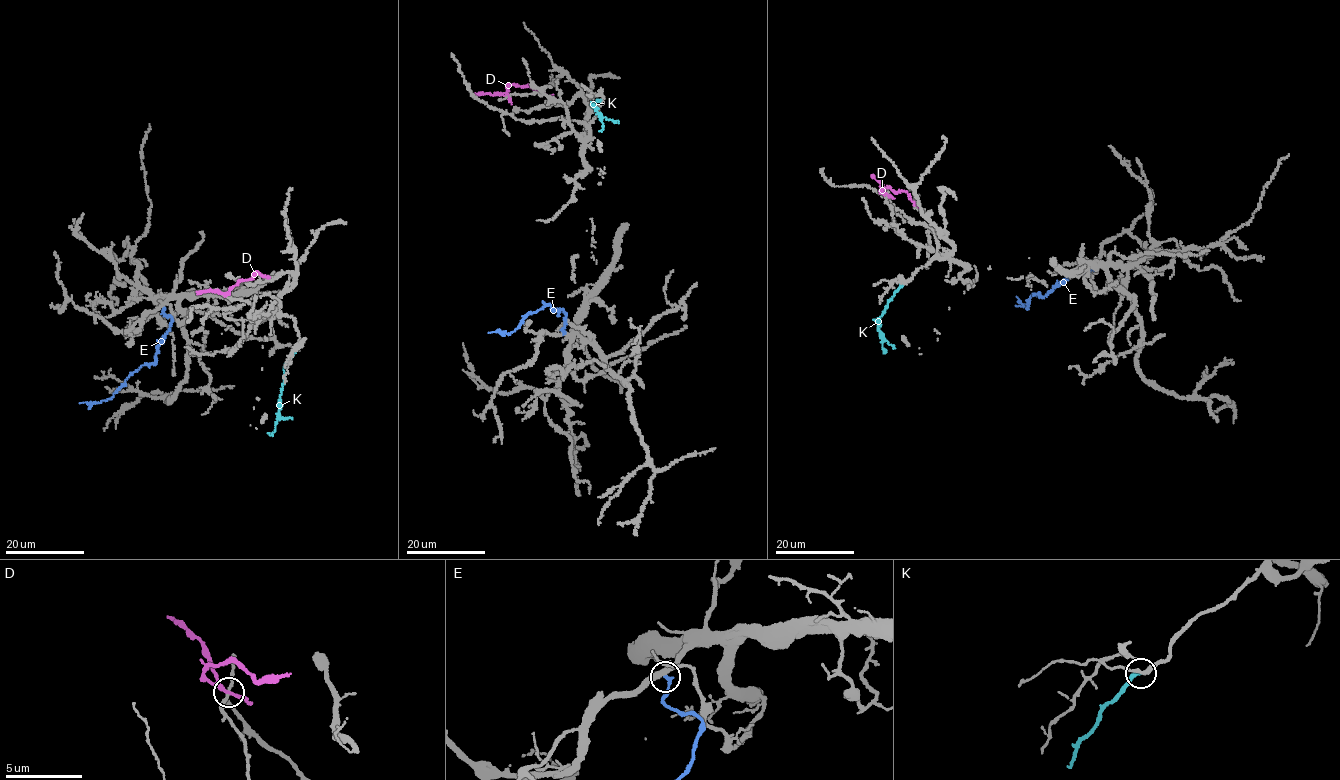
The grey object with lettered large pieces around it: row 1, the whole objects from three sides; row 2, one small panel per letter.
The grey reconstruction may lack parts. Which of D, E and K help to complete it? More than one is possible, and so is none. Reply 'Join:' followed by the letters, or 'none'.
Join: K

